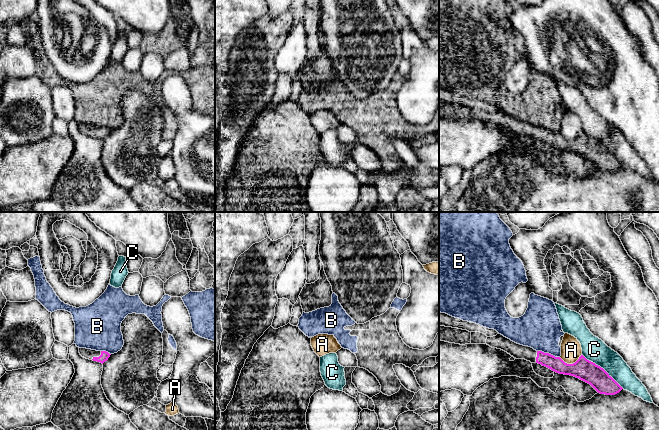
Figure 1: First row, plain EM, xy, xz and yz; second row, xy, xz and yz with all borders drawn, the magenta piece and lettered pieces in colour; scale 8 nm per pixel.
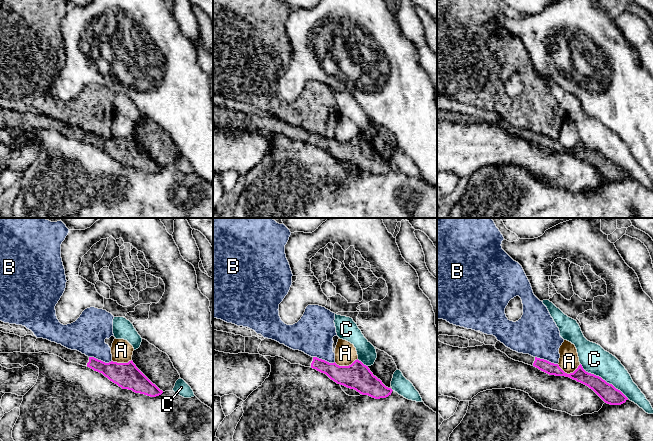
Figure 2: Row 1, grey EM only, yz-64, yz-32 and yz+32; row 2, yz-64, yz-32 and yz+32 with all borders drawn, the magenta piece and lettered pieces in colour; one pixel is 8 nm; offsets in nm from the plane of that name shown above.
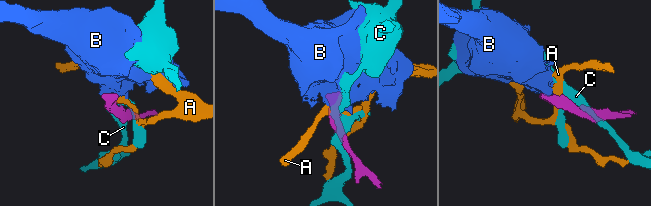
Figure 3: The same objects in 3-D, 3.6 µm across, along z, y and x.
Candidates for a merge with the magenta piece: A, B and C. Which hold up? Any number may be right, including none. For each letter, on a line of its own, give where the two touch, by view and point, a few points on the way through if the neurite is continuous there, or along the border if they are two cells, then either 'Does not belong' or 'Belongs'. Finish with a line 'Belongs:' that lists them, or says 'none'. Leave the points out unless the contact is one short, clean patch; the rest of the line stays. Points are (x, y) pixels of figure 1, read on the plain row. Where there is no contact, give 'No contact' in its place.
A: Touches magenta at yz (570, 140). Boundary: yz (581, 130), (572, 139), (565, 139), (559, 133). Does not belong
B: Touches magenta at yz (548, 129). Boundary: yz (537, 126), (559, 133). Does not belong
C: Touches magenta at yz (602, 144). Does not belong
Belongs: none

